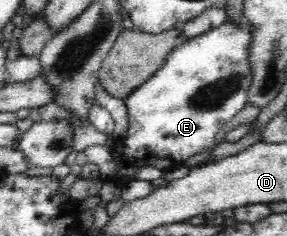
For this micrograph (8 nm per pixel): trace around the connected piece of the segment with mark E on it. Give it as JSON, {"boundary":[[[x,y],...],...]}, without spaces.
{"boundary":[[[224,21],[220,26],[188,39],[184,44],[174,47],[166,60],[146,82],[130,92],[124,99],[127,107],[128,131],[126,136],[112,140],[110,143],[113,160],[118,164],[115,174],[110,179],[103,178],[103,183],[113,182],[118,185],[136,179],[135,170],[154,166],[163,172],[184,165],[190,157],[209,152],[218,131],[230,122],[246,106],[248,88],[252,84],[248,48],[252,42],[250,23]]]}

